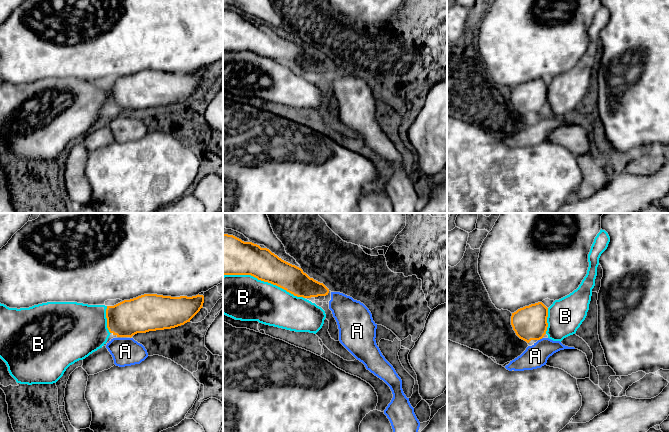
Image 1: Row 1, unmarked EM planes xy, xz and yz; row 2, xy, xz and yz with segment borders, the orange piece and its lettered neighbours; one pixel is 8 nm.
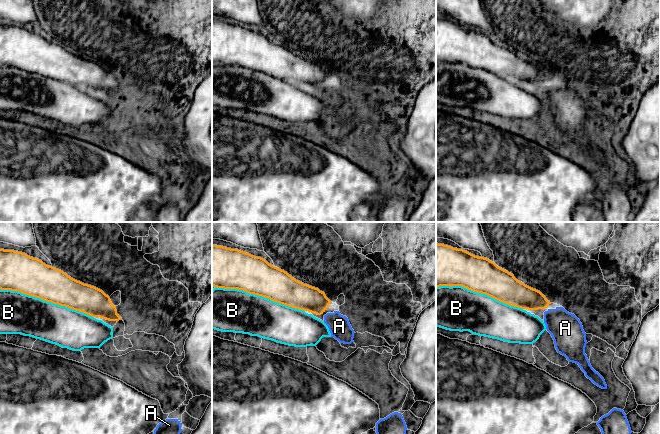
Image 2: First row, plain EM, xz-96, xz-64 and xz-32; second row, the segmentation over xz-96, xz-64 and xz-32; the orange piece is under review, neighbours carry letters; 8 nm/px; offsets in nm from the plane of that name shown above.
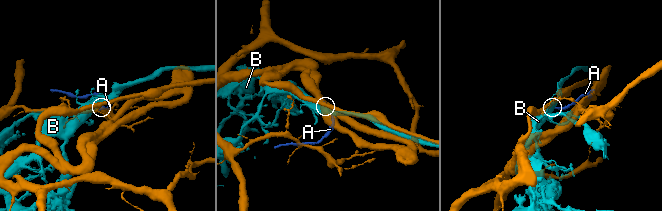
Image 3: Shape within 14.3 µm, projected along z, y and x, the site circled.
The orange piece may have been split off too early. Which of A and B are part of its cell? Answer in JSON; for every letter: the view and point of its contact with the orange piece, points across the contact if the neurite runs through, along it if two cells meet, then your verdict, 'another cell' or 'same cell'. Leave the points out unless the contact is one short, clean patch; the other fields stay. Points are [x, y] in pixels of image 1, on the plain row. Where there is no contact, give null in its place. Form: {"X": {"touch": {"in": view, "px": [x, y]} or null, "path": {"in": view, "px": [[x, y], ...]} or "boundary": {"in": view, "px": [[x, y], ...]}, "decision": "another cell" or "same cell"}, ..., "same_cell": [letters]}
{"A": {"touch": {"in": "yz", "px": [540, 114]}, "boundary": {"in": "yz", "px": [[542, 113], [538, 116]]}, "decision": "another cell"}, "B": {"touch": {"in": "xz", "px": [264, 57]}, "decision": "another cell"}, "same_cell": []}

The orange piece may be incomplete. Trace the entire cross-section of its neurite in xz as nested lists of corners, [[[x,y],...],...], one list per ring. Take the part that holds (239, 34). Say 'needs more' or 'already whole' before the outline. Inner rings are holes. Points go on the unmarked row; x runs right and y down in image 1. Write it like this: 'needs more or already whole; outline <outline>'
already whole; outline [[[223,9],[223,52],[251,51],[297,73],[326,72],[329,65],[267,24]]]

